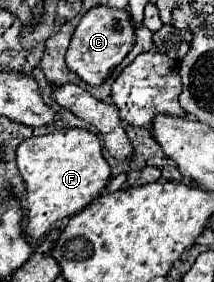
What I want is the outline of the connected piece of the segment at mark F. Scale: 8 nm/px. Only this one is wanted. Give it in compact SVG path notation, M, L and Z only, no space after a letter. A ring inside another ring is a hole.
M59 129L49 135L39 135L23 141L17 147L17 167L27 187L27 237L41 239L45 231L63 217L73 217L109 183L111 171L103 159L101 145L95 133L87 129Z

